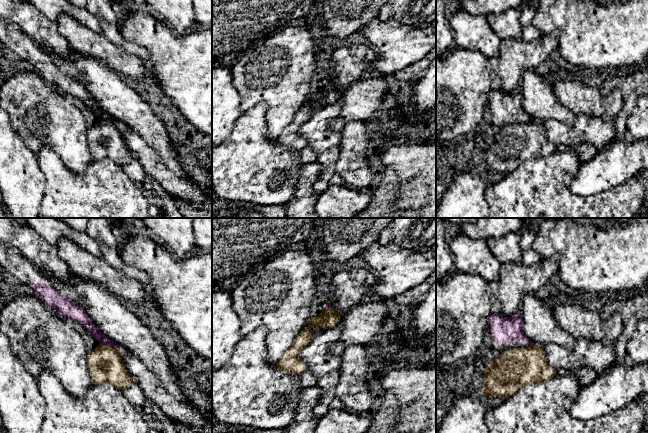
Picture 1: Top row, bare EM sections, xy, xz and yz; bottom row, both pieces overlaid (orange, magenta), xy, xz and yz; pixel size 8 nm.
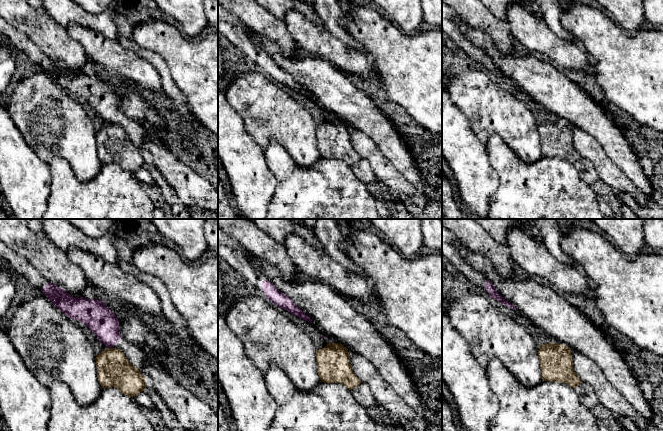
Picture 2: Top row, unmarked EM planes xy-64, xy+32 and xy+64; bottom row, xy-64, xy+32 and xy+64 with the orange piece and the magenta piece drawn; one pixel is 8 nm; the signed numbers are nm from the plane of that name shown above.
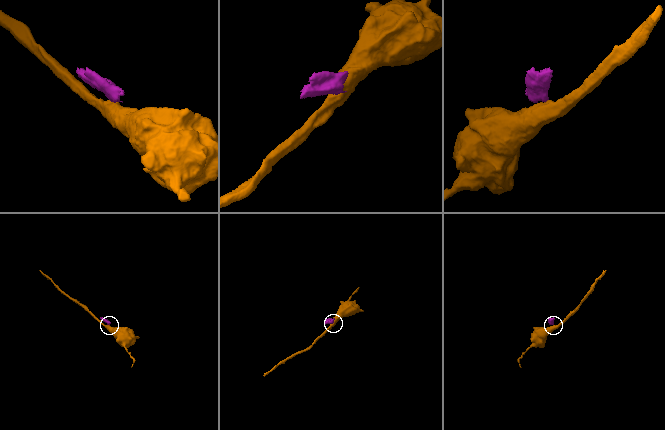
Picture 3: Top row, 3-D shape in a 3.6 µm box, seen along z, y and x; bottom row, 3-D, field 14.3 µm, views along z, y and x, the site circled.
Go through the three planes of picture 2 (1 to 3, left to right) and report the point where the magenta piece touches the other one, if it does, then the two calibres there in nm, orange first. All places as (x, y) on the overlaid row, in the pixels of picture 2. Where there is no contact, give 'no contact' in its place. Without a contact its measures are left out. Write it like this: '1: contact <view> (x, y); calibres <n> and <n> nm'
1: contact xy-64 (110, 348); calibres 280 and 220 nm
2: no contact
3: no contact

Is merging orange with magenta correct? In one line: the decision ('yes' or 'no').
no

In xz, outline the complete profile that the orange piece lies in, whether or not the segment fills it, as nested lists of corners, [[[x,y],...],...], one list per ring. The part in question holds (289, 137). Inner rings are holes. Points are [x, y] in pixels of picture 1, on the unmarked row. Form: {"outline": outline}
{"outline": [[[327,82],[322,85],[318,92],[311,93],[308,97],[308,102],[298,110],[293,121],[286,126],[276,138],[278,145],[300,151],[307,147],[307,141],[299,135],[299,131],[302,125],[314,114],[311,104],[322,102],[328,105],[330,103],[335,103],[339,97],[339,93],[340,88],[335,85],[330,85]]]}

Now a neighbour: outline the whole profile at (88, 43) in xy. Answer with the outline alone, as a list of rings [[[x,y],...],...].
[[[60,15],[57,26],[59,33],[70,43],[74,51],[83,57],[97,60],[121,77],[144,79],[150,74],[139,57],[114,45],[102,33],[93,31],[70,15]]]

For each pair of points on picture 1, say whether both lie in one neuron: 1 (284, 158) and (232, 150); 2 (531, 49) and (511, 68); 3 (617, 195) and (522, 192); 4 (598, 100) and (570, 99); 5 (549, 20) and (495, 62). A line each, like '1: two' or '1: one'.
1: one
2: one
3: one
4: one
5: two

